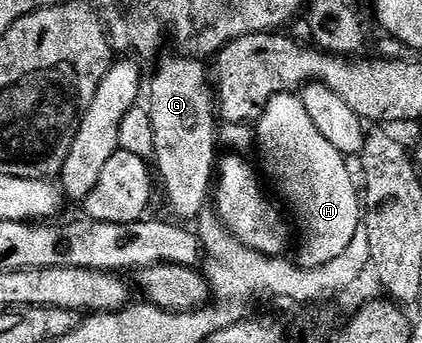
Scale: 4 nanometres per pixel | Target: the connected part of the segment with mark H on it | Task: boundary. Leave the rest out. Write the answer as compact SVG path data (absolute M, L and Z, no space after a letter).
M301 94L277 95L272 97L272 101L268 101L266 110L256 120L256 151L262 154L261 170L264 175L266 170L265 178L274 182L275 189L282 194L283 201L294 214L296 247L298 243L297 265L301 268L327 265L344 253L355 236L358 223L363 222L364 207L360 202L360 191L359 188L358 191L354 188L354 179L346 168L347 156L341 155L336 145L326 140L320 134L320 129L312 125L312 117L308 117L308 109L304 109Z

